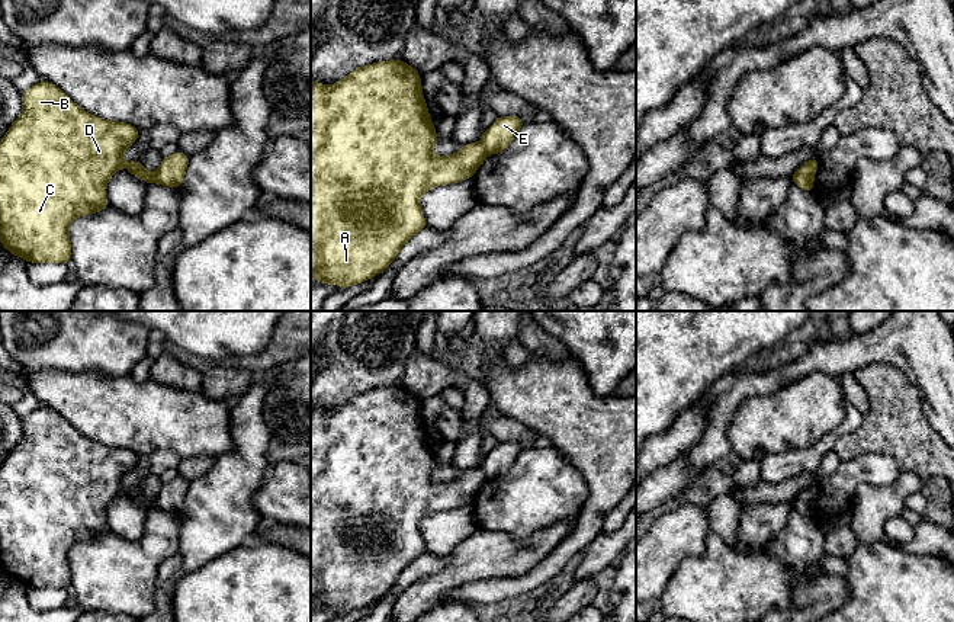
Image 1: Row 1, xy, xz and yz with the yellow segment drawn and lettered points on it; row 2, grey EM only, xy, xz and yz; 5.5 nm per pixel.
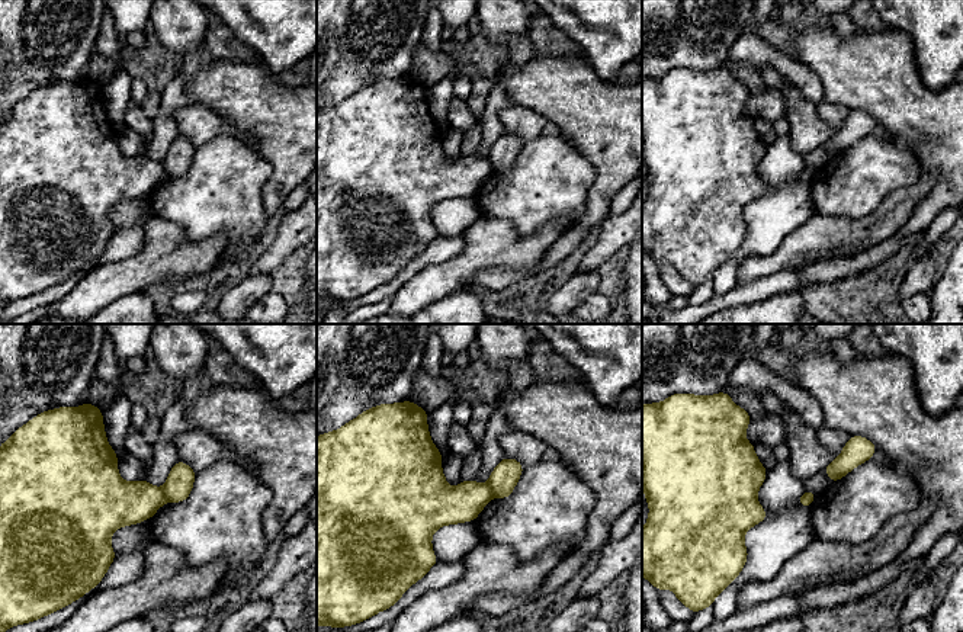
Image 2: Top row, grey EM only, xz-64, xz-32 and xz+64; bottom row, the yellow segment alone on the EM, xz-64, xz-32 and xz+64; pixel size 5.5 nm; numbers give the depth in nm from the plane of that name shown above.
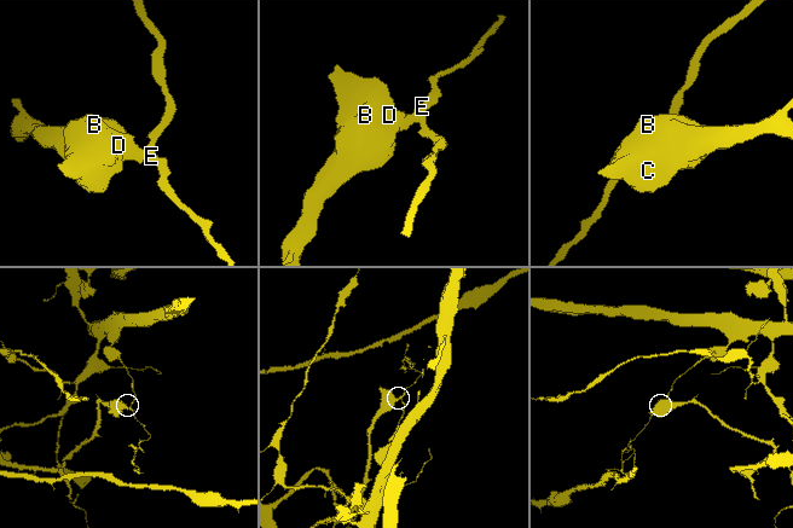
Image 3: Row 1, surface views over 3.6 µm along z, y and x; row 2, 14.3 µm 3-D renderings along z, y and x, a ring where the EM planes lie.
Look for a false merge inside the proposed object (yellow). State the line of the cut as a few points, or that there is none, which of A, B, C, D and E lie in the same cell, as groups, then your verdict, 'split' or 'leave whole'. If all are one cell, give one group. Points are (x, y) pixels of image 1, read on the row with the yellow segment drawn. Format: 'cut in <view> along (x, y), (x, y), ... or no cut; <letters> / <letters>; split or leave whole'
cut in xz along (479, 143), (488, 153); A B C D / E; split

